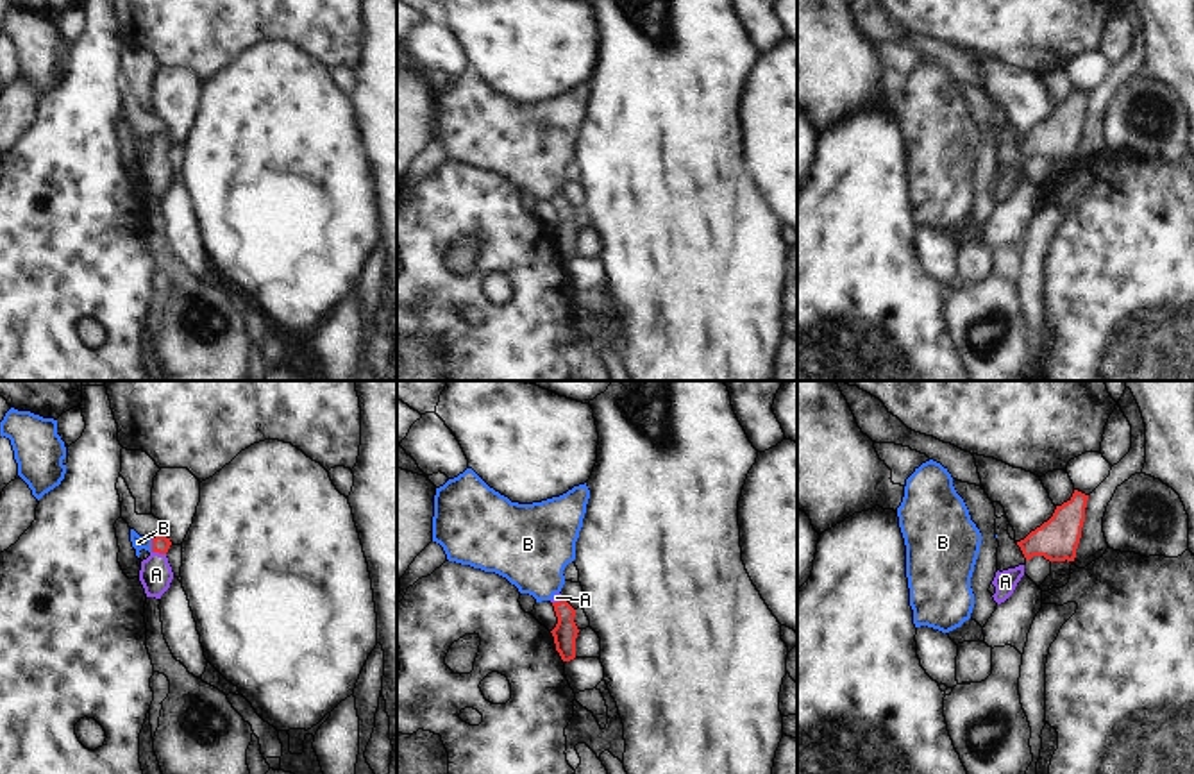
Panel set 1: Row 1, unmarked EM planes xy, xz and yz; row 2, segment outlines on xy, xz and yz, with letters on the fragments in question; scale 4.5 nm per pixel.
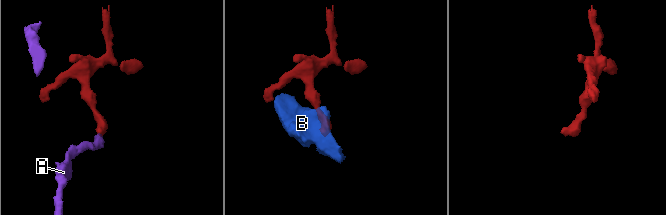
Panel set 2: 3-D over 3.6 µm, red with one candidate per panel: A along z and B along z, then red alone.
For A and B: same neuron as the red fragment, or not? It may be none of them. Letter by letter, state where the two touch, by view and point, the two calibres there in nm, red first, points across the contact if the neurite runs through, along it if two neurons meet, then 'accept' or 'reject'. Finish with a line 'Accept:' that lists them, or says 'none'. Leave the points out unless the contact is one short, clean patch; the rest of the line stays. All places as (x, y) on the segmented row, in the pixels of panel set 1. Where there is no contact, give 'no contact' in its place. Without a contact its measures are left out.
A: meets red in xy at (159, 553); 80 nm thick on the red side, 150 nm on the other; runs through xy (159, 544), (159, 553), (156, 574); accept
B: meets red in xy at (152, 546); 80 nm thick on the red side, 60 nm on the other; border along xy (151, 538), (152, 551); reject
Accept: A

